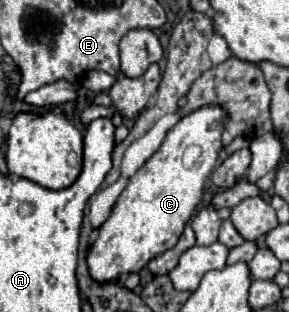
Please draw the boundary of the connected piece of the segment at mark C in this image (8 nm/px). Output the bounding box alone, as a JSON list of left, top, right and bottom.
[87,106,225,282]

